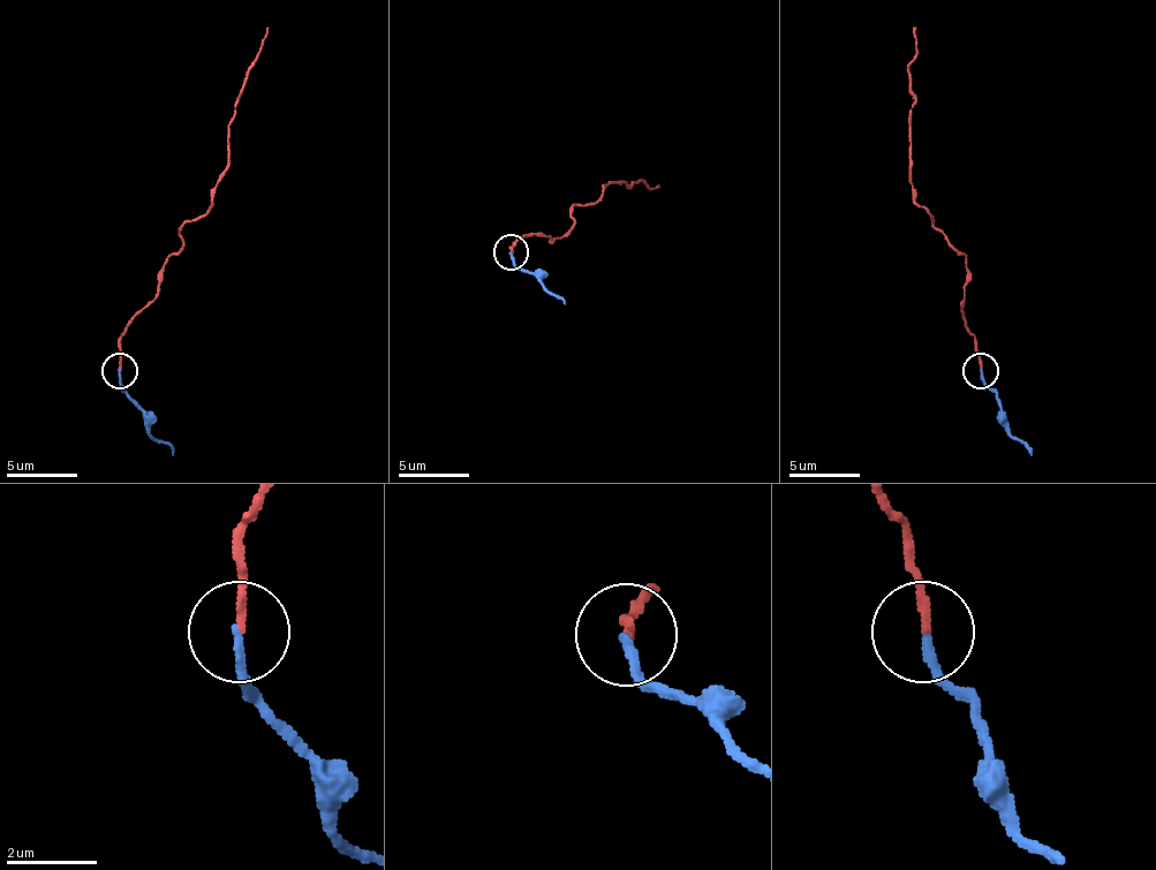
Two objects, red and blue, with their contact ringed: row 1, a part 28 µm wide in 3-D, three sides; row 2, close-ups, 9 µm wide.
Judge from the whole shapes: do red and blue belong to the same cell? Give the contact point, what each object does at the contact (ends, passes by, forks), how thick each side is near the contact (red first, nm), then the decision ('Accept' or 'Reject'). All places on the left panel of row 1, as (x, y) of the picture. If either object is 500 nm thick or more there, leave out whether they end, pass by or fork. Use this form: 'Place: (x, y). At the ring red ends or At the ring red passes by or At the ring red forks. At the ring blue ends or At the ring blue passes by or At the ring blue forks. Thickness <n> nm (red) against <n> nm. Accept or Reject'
Place: (119, 370). At the ring red ends. At the ring blue ends. Thickness 180 nm (red) against 190 nm. Reject

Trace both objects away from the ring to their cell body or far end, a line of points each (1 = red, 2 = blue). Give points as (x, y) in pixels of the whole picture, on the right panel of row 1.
1: (979, 370), (975, 338), (965, 319), (965, 256), (915, 198), (912, 28)
2: (979, 370), (1004, 426), (1033, 455)

